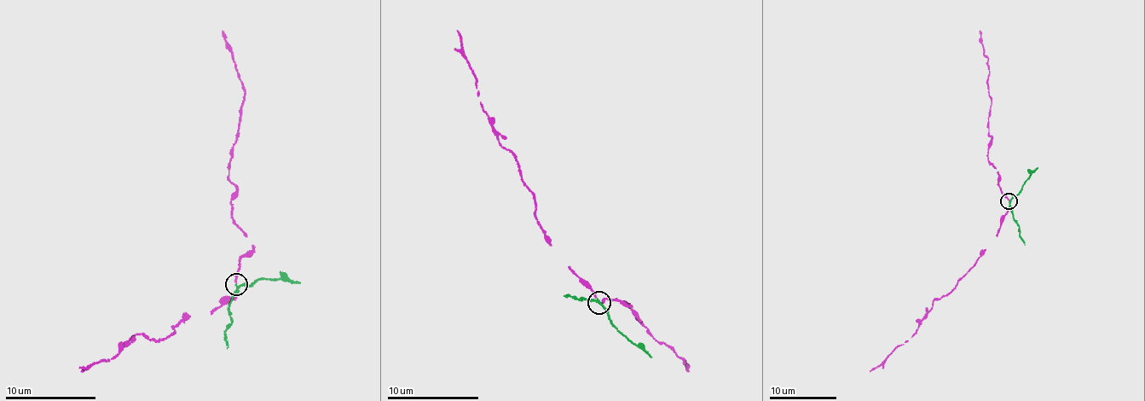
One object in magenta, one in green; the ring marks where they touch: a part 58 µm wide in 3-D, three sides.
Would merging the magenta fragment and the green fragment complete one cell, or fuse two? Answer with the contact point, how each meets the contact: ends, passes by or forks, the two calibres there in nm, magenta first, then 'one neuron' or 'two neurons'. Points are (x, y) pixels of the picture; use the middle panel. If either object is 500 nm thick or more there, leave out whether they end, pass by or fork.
(599, 303) | magenta passes by | green passes by | 100/160 nm | two neurons

